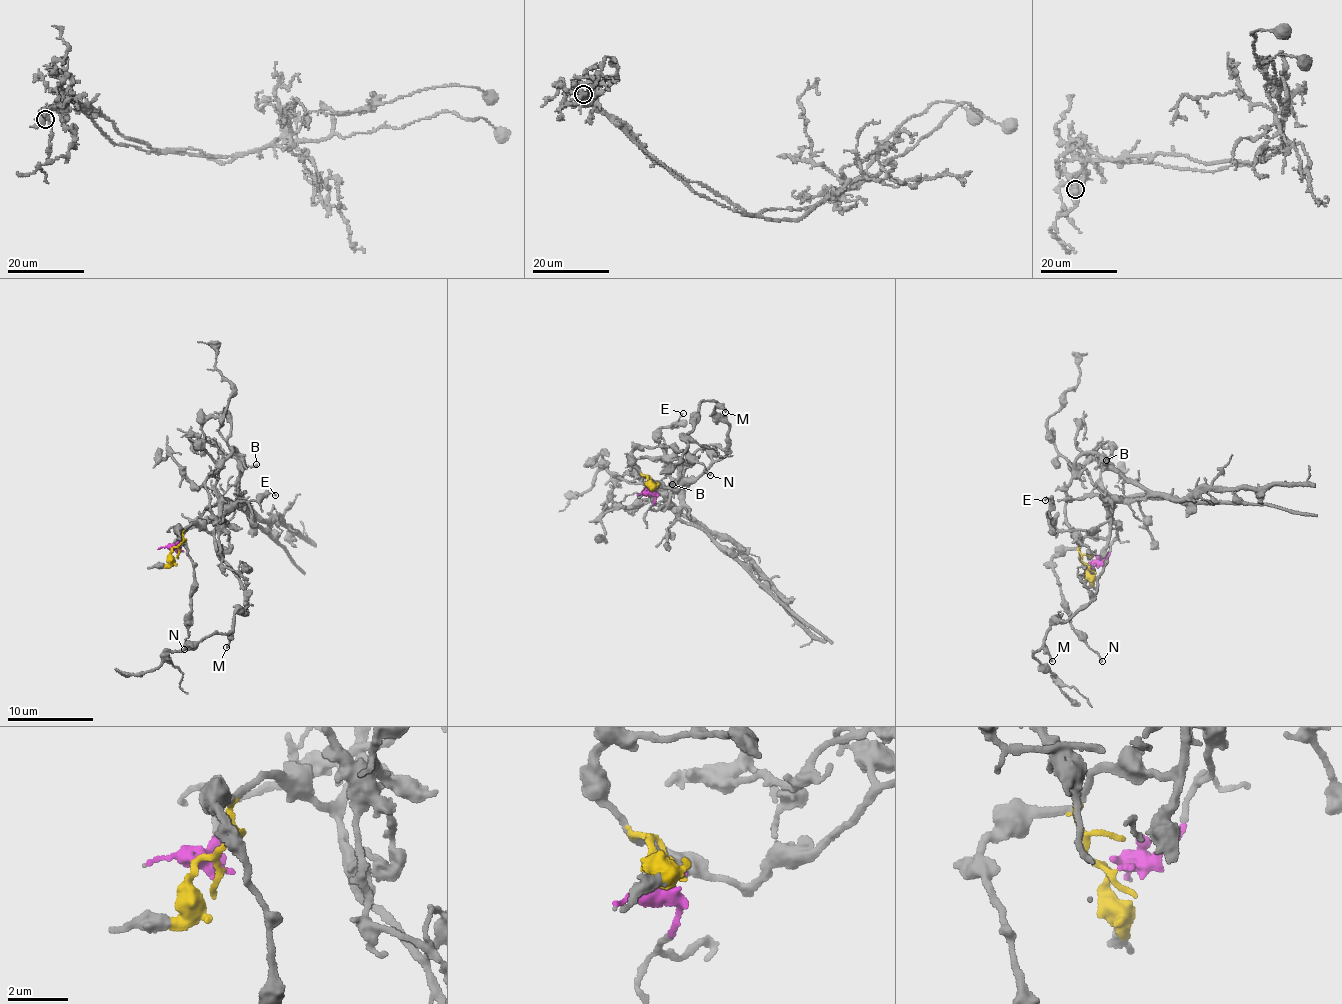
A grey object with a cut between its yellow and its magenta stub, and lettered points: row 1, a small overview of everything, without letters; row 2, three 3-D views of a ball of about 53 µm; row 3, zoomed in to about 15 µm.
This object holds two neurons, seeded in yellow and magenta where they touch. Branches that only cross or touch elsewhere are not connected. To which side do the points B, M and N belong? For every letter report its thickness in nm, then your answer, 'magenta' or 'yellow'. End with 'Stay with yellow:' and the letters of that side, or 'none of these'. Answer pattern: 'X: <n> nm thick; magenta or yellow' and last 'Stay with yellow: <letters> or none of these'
B: 180 nm thick; magenta
M: 180 nm thick; yellow
N: 140 nm thick; yellow
Stay with yellow: M, N

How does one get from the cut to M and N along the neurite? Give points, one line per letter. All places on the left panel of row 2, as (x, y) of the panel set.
M: (181, 550), (192, 523), (203, 525), (217, 557), (246, 591), (248, 610), (237, 611), (226, 647)
N: (181, 550), (180, 530), (179, 534), (193, 569), (184, 650)

